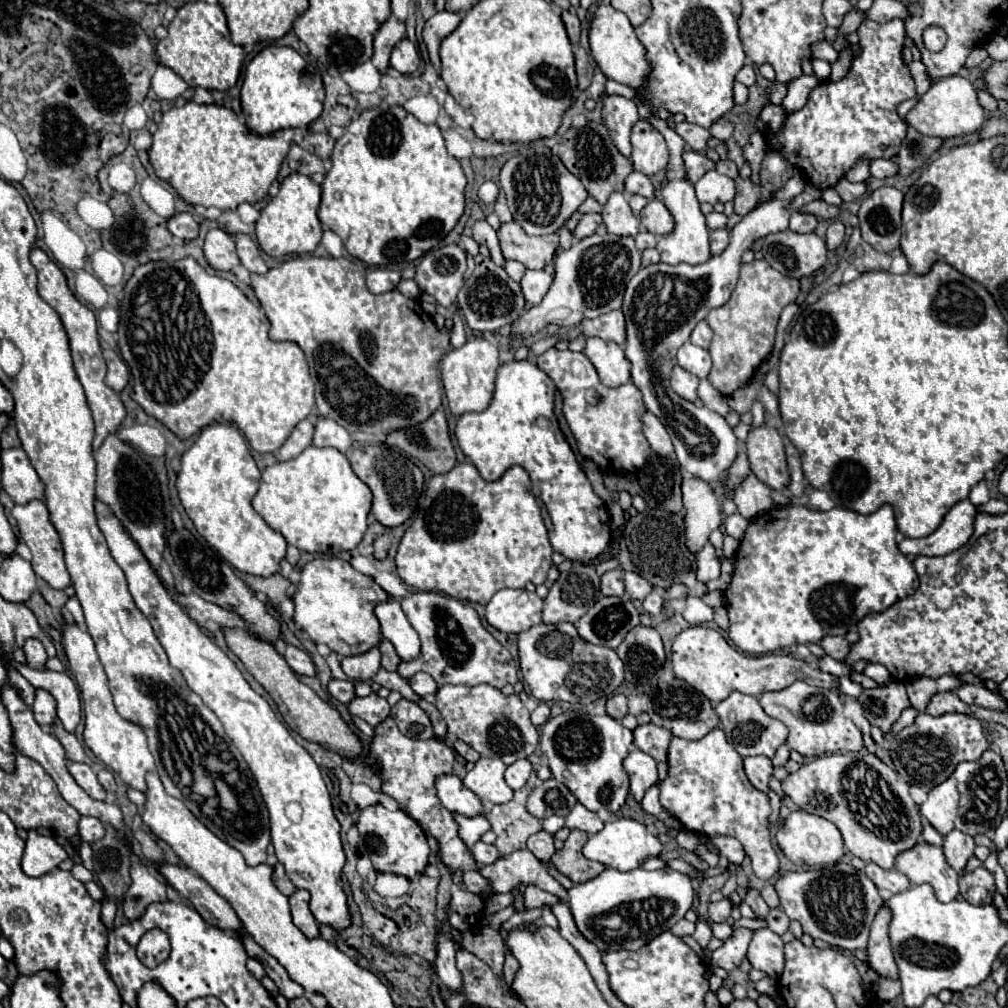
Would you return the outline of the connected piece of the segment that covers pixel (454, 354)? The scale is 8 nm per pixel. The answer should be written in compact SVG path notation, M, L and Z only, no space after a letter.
M469 339L463 347L449 351L441 359L441 381L449 401L449 409L455 417L469 411L483 411L493 399L495 373L499 369L499 351L485 339Z

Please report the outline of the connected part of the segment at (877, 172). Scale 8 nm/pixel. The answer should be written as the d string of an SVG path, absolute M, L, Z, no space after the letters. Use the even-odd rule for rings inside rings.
M873 159L869 163L869 171L871 171L871 177L877 177L877 179L893 177L897 173L897 163L893 159Z

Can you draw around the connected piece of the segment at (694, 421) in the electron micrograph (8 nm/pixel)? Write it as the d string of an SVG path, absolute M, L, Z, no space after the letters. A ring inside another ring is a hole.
M791 177L781 189L773 191L765 197L751 213L747 213L733 229L731 241L727 249L719 255L713 255L709 261L699 265L679 263L675 267L659 263L651 267L641 267L637 275L629 281L625 299L623 299L623 315L627 321L627 347L625 355L631 361L631 379L641 389L645 407L659 417L659 421L667 427L669 437L673 441L677 459L681 467L709 485L721 485L727 477L729 467L737 457L739 439L733 429L725 423L725 419L703 405L691 403L675 395L669 385L671 369L675 367L677 349L689 339L693 327L707 317L707 313L715 307L721 307L731 297L739 269L741 255L751 247L755 239L767 237L769 233L785 231L789 227L789 203L805 189L805 181L801 177ZM665 285L673 285L669 297L661 301L659 293ZM703 441L713 443L713 451L697 451L697 445Z

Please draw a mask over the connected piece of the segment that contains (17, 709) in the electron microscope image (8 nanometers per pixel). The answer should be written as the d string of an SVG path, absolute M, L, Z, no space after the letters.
M5 679L5 685L3 685L3 705L7 707L9 711L9 717L11 717L11 727L13 727L13 743L17 745L17 749L27 755L29 759L37 761L51 777L53 781L57 783L59 787L59 793L63 795L63 799L73 805L81 815L93 815L97 819L101 819L103 823L111 823L115 829L117 829L117 835L123 837L123 817L121 817L121 811L117 805L113 803L105 803L105 801L97 801L97 799L91 799L73 779L73 775L67 771L67 755L63 751L63 745L59 743L59 739L55 739L55 735L51 735L49 731L43 731L39 723L35 723L35 717L31 715L31 707L27 703L23 703L23 699L19 699L19 691L15 691L15 687L11 687L11 683L7 683Z

